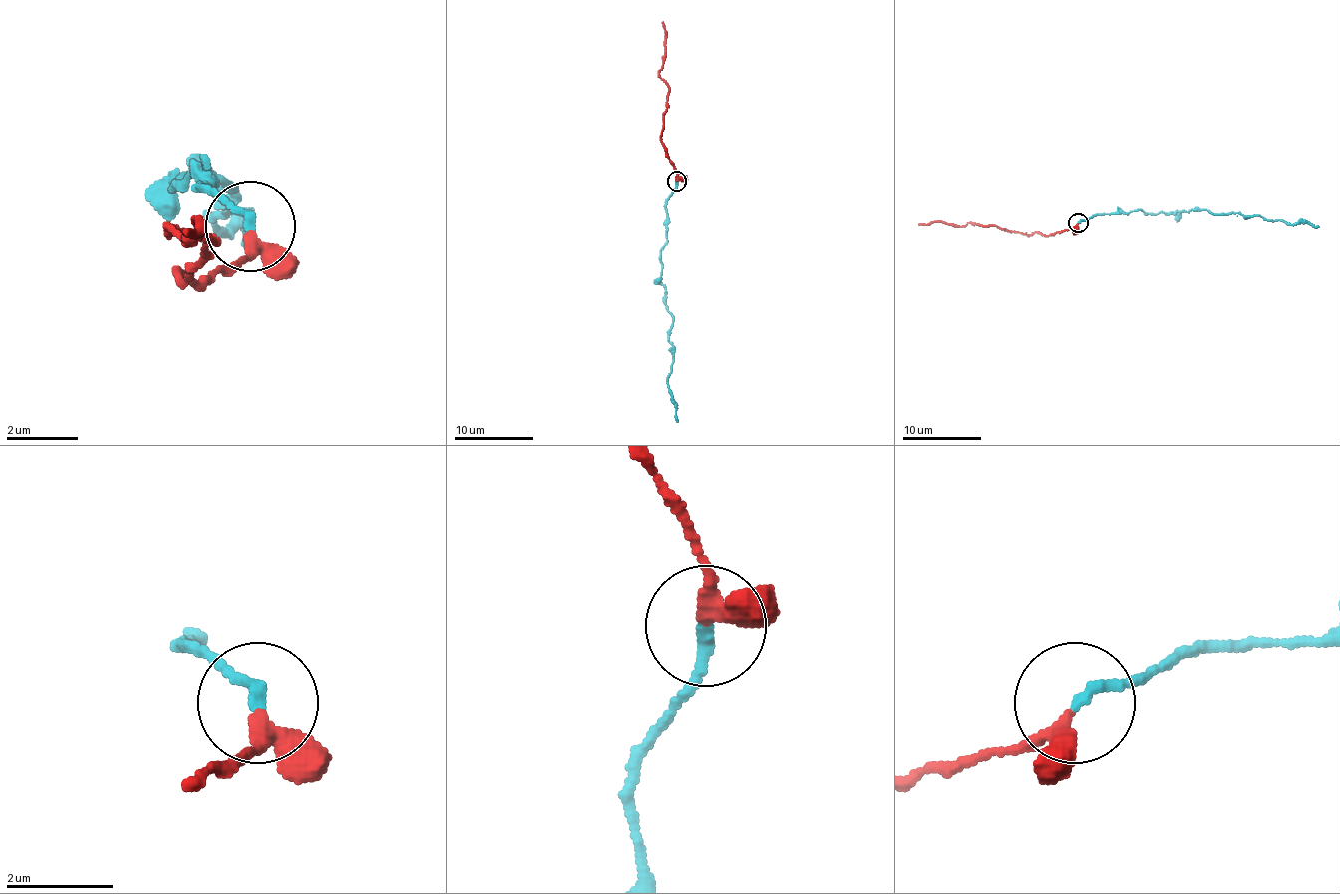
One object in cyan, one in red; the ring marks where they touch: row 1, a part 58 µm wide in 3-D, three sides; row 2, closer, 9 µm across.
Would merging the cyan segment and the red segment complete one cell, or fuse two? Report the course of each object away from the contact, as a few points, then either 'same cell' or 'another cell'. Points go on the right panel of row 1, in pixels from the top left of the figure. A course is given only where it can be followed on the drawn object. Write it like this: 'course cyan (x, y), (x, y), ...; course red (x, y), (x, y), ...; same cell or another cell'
course cyan (1078, 222), (1099, 214), (1206, 208), (1214, 214), (1239, 212), (1318, 226); course red (1078, 224), (1048, 236), (1009, 232), (973, 222), (963, 226), (944, 222), (918, 224); same cell

